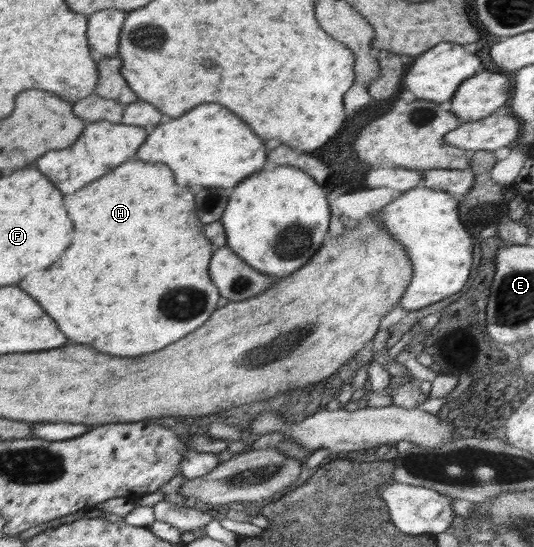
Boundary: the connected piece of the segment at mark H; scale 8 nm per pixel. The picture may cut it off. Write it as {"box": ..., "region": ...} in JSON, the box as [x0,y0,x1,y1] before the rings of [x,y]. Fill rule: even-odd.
{"box":[18,162,221,356],"region":[[[124,162],[76,194],[66,196],[64,206],[74,222],[74,242],[54,266],[28,274],[18,286],[36,298],[68,340],[114,356],[150,354],[202,326],[217,309],[221,295],[208,276],[212,244],[202,234],[204,224],[196,220],[194,194],[176,186],[168,166]]]}

